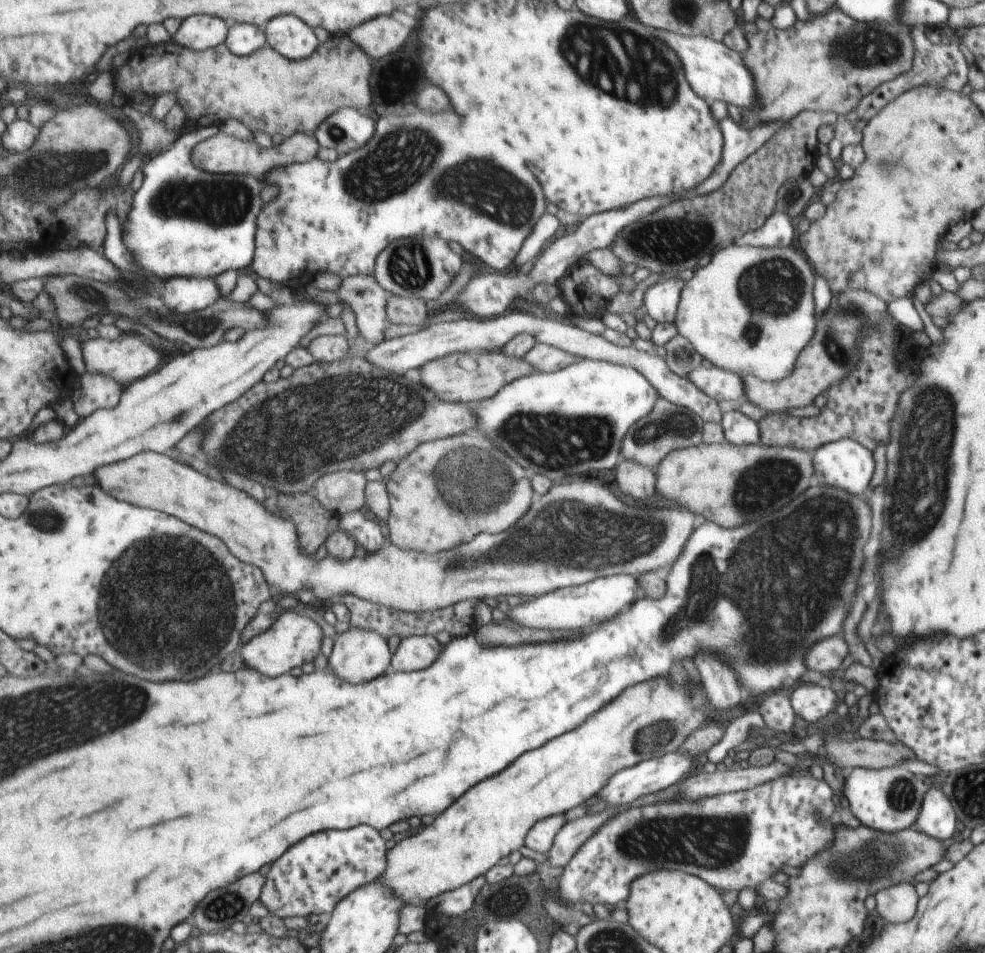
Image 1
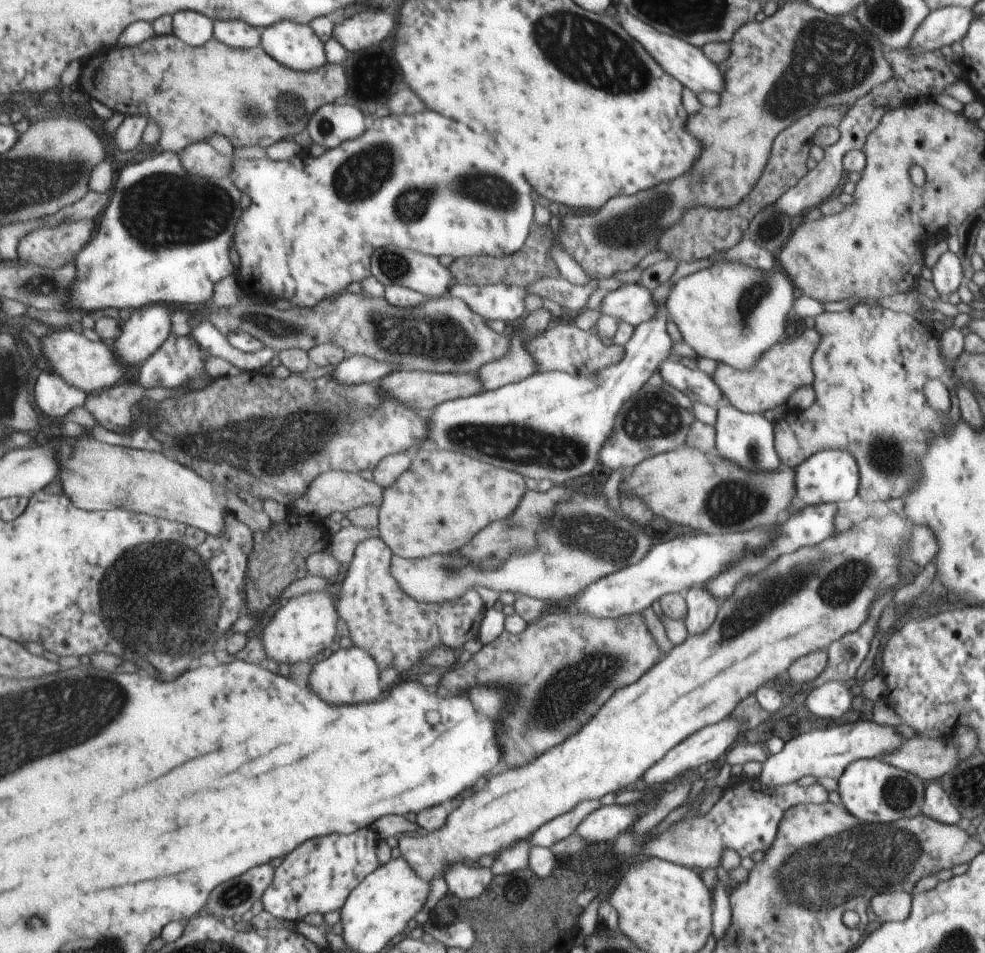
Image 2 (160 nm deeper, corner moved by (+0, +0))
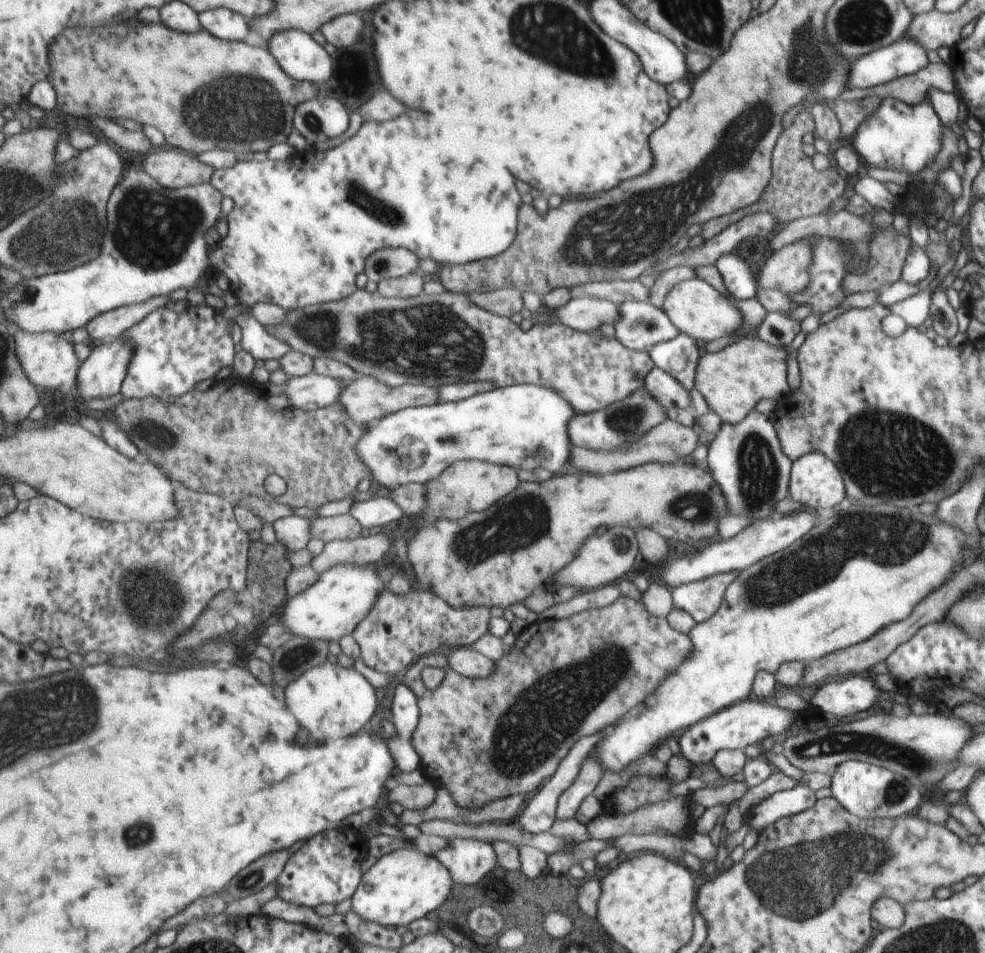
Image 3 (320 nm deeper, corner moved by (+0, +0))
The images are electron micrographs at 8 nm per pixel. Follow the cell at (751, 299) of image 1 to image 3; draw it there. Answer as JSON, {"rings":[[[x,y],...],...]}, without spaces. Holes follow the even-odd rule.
{"rings":[[[697,277],[679,282],[665,294],[662,312],[670,321],[673,332],[693,338],[699,345],[715,339],[735,336],[736,330],[743,329],[742,316],[727,295],[721,294],[712,286]]]}

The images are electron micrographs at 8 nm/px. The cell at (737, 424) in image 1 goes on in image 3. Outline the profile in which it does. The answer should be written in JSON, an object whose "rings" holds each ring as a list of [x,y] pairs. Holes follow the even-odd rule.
{"rings":[[[749,412],[747,416],[738,424],[727,424],[722,422],[719,430],[715,432],[714,438],[707,444],[707,458],[705,464],[709,474],[713,476],[713,482],[719,484],[717,488],[725,498],[727,504],[727,515],[743,515],[751,518],[751,523],[769,517],[775,504],[779,500],[787,497],[788,478],[791,470],[792,461],[783,452],[782,443],[779,440],[777,430],[772,426],[770,417],[766,417],[759,412]]]}

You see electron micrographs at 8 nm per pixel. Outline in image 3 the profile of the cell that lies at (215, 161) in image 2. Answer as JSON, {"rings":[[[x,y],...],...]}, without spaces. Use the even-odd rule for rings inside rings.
{"rings":[[[170,146],[149,153],[142,166],[161,186],[172,190],[211,183],[215,174],[213,166],[201,162],[193,153]]]}

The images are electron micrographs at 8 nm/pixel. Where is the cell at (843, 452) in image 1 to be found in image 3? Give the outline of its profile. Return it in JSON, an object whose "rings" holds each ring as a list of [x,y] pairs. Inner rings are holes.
{"rings":[[[813,452],[792,461],[788,478],[788,497],[803,507],[809,507],[817,512],[826,514],[833,506],[845,502],[844,478],[833,460],[823,456],[821,452]]]}

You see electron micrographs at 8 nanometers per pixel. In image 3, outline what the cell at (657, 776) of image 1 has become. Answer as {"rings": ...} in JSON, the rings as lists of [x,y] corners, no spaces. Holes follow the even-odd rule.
{"rings":[[[754,697],[741,700],[721,710],[709,718],[693,724],[678,736],[678,744],[682,757],[691,765],[705,765],[713,760],[719,750],[736,749],[743,751],[748,745],[755,745],[767,736],[773,736],[785,732],[791,723],[803,712],[793,712],[787,708],[777,708],[768,700],[756,700]]]}

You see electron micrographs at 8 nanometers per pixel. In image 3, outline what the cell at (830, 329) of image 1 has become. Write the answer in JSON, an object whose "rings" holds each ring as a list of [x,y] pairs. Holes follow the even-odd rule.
{"rings":[[[748,334],[729,344],[719,352],[707,352],[698,359],[693,385],[705,404],[727,424],[738,424],[749,414],[757,400],[780,400],[790,388],[786,381],[787,346],[772,346],[754,335]]]}

